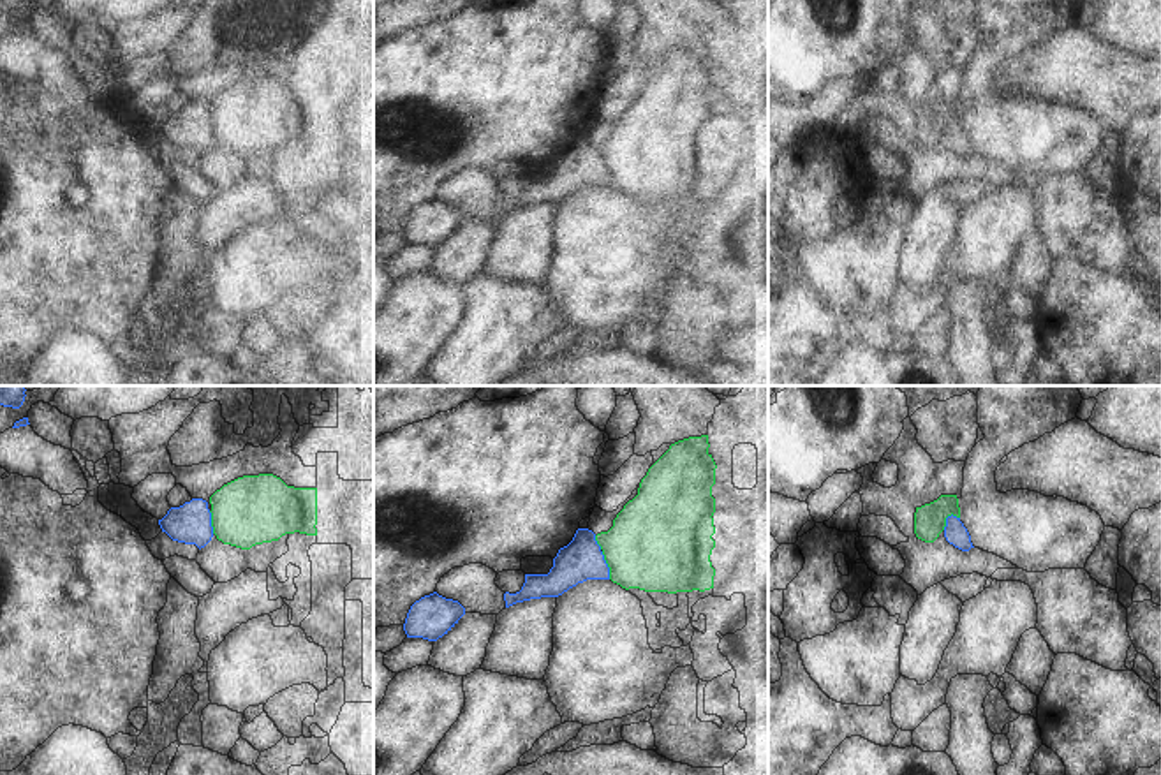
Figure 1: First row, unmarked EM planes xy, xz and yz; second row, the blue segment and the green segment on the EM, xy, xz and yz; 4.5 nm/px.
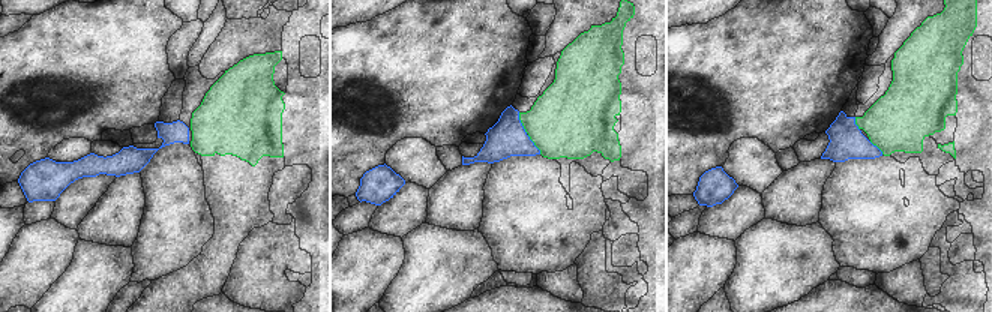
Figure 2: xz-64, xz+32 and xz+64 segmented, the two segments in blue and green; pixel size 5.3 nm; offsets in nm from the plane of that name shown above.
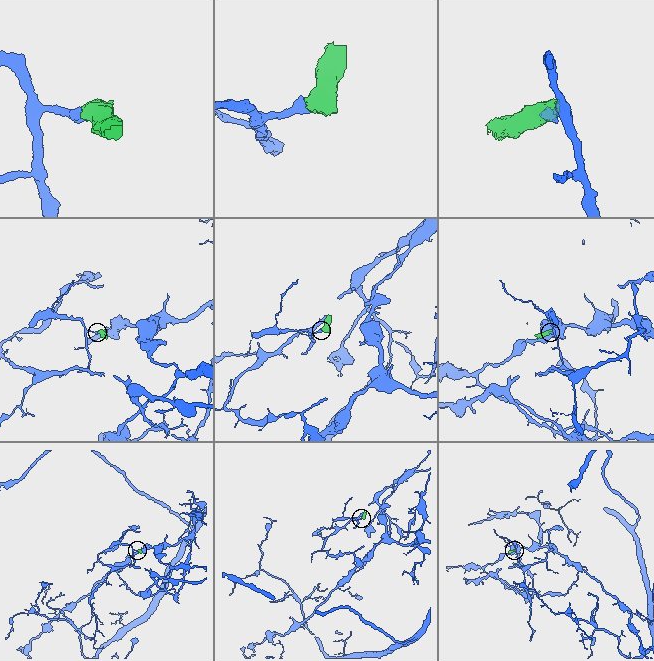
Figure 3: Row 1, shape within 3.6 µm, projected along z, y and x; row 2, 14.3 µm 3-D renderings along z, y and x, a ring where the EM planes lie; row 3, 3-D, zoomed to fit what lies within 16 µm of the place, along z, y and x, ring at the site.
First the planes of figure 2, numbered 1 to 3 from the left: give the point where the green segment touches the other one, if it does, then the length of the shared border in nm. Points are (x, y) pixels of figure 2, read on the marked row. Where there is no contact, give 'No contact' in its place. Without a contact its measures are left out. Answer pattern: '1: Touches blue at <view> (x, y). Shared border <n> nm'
1: No contact
2: Touches blue at xz+32 (521, 123). Shared border 120 nm
3: Touches blue at xz+64 (877, 147). Shared border 100 nm

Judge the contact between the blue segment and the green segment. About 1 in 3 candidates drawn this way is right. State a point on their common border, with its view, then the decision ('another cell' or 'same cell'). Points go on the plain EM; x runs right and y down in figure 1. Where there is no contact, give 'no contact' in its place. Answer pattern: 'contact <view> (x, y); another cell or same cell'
contact xz (606, 171); another cell

